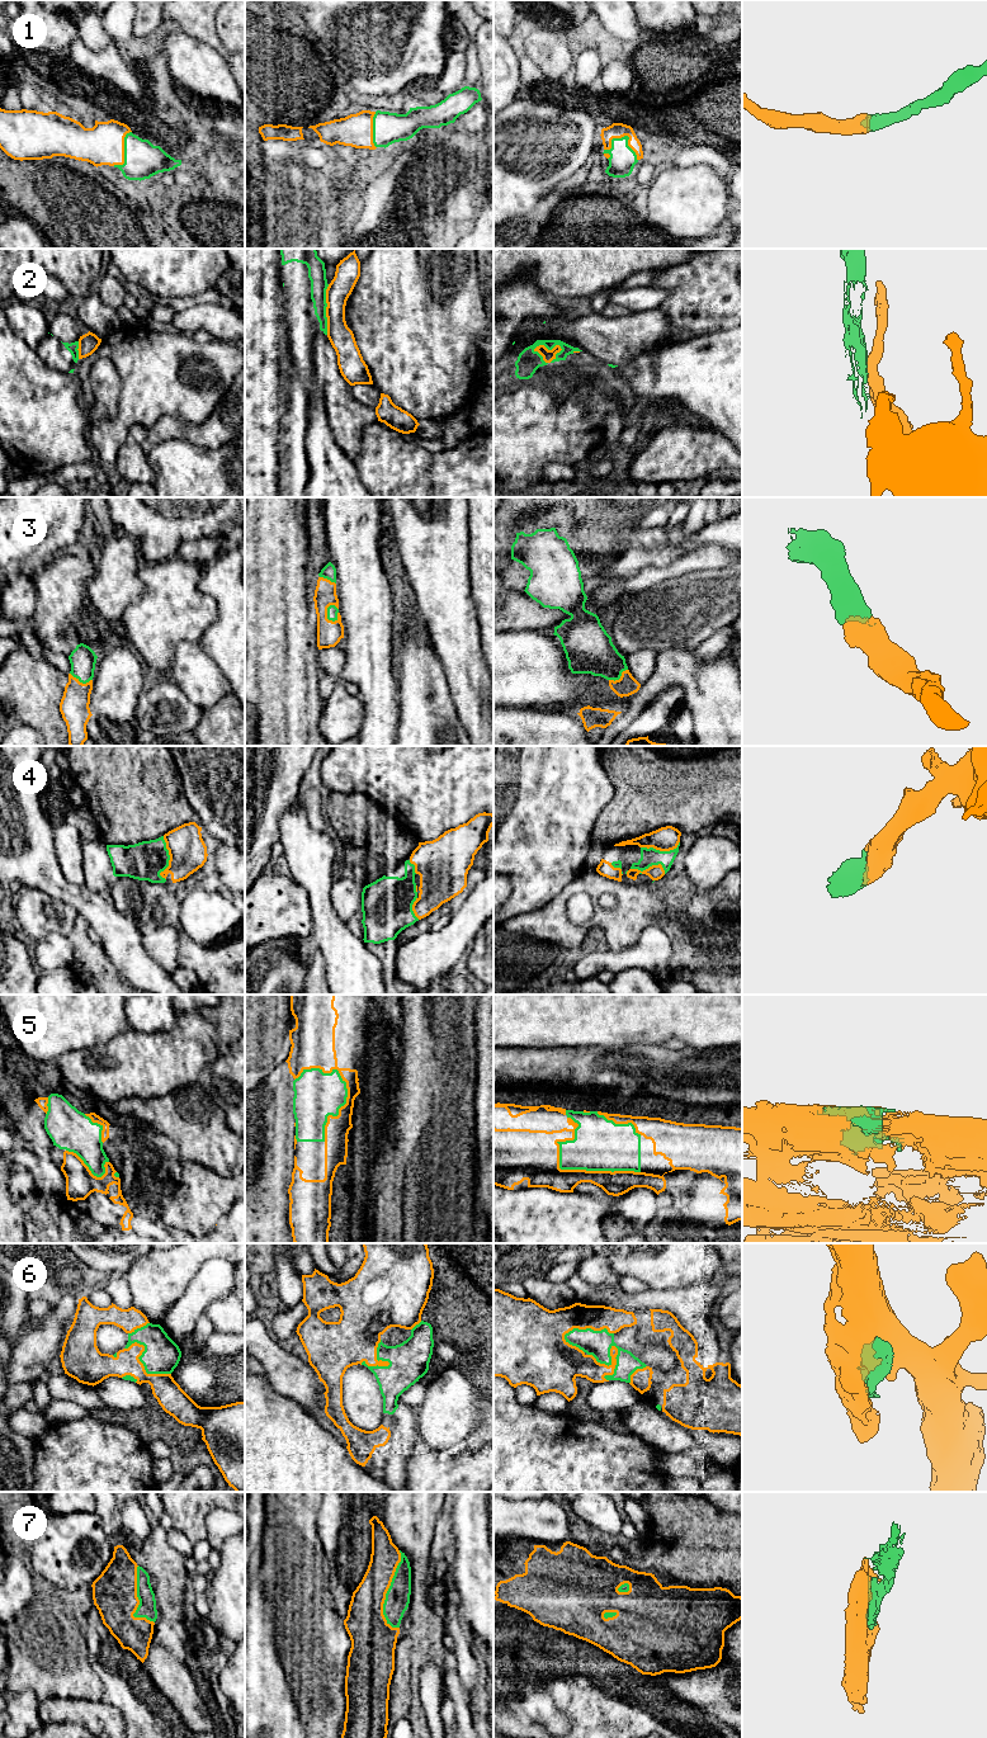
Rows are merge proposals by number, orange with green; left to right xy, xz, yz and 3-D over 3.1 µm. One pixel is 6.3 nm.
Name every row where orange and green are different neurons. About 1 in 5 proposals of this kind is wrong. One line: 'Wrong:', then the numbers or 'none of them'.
Wrong: 2

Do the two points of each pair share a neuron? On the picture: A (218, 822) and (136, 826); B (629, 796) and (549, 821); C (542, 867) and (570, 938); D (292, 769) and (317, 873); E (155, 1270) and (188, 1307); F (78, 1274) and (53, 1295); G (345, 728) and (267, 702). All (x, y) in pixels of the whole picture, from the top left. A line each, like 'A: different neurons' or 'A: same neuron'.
A: different neurons
B: different neurons
C: different neurons
D: different neurons
E: different neurons
F: same neuron
G: different neurons

